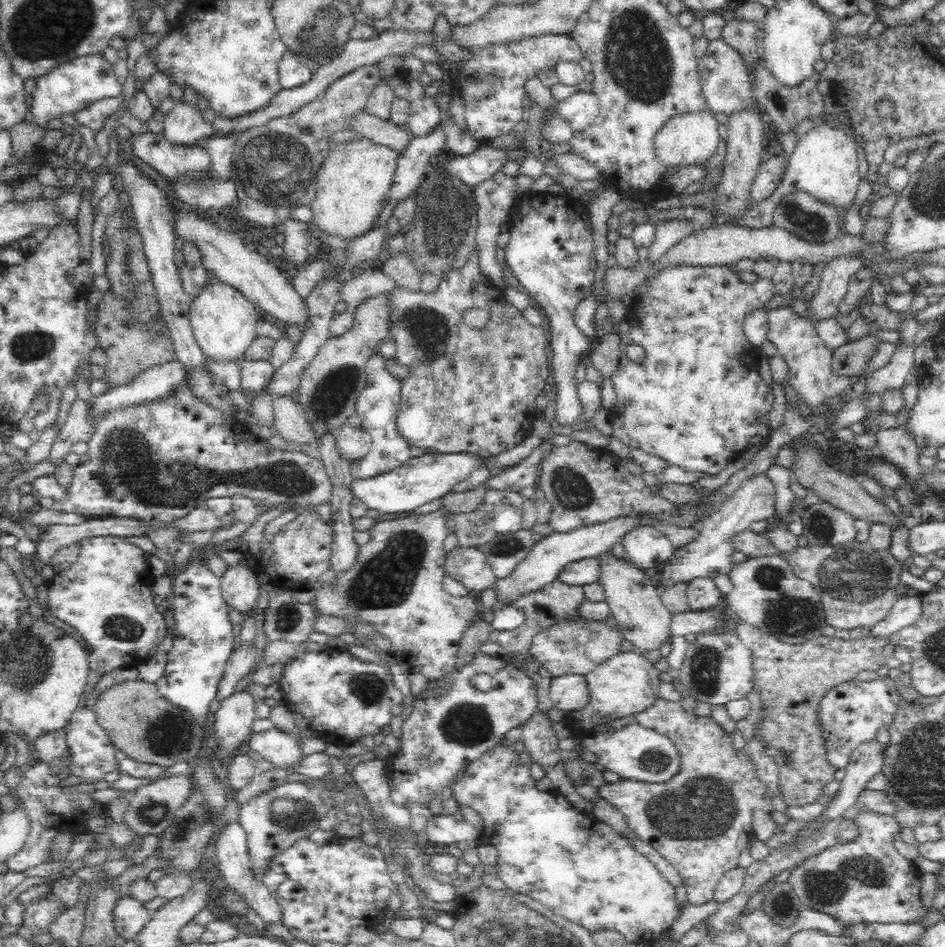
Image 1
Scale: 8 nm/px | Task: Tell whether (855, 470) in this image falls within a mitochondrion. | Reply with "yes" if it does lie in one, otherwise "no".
no

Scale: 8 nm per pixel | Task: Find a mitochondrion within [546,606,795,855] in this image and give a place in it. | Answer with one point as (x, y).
(709, 808)

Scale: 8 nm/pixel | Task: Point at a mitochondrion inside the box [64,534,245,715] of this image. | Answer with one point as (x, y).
(125, 629)

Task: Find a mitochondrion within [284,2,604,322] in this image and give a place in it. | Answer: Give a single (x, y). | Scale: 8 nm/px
(444, 227)

